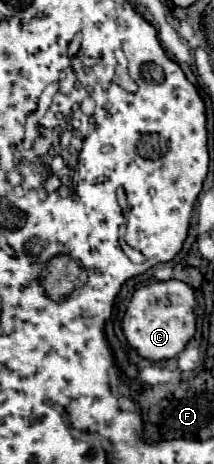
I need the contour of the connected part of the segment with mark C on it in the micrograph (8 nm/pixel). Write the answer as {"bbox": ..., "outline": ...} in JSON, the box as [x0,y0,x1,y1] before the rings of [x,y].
{"bbox":[122,281,196,361],"outline":[[[160,281],[138,289],[122,317],[122,331],[128,345],[148,361],[166,361],[176,357],[196,331],[194,305],[194,291],[182,281]]]}

